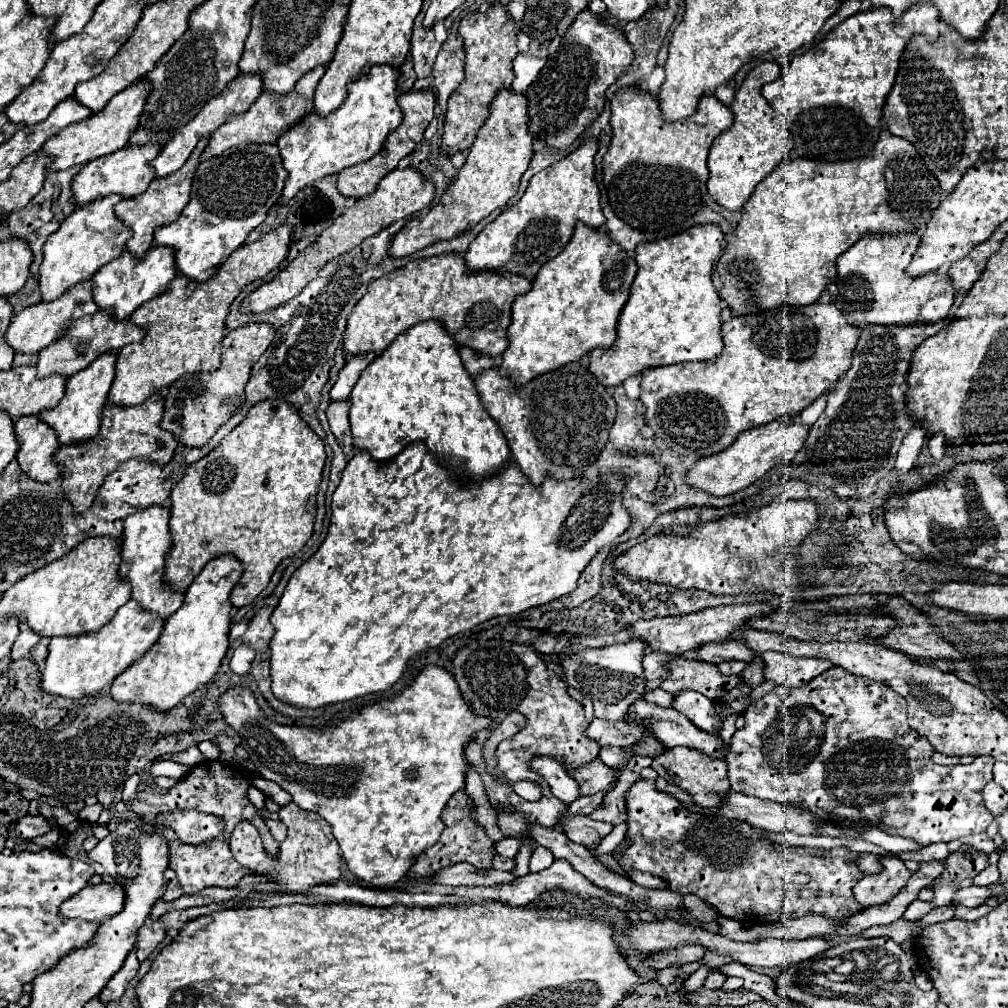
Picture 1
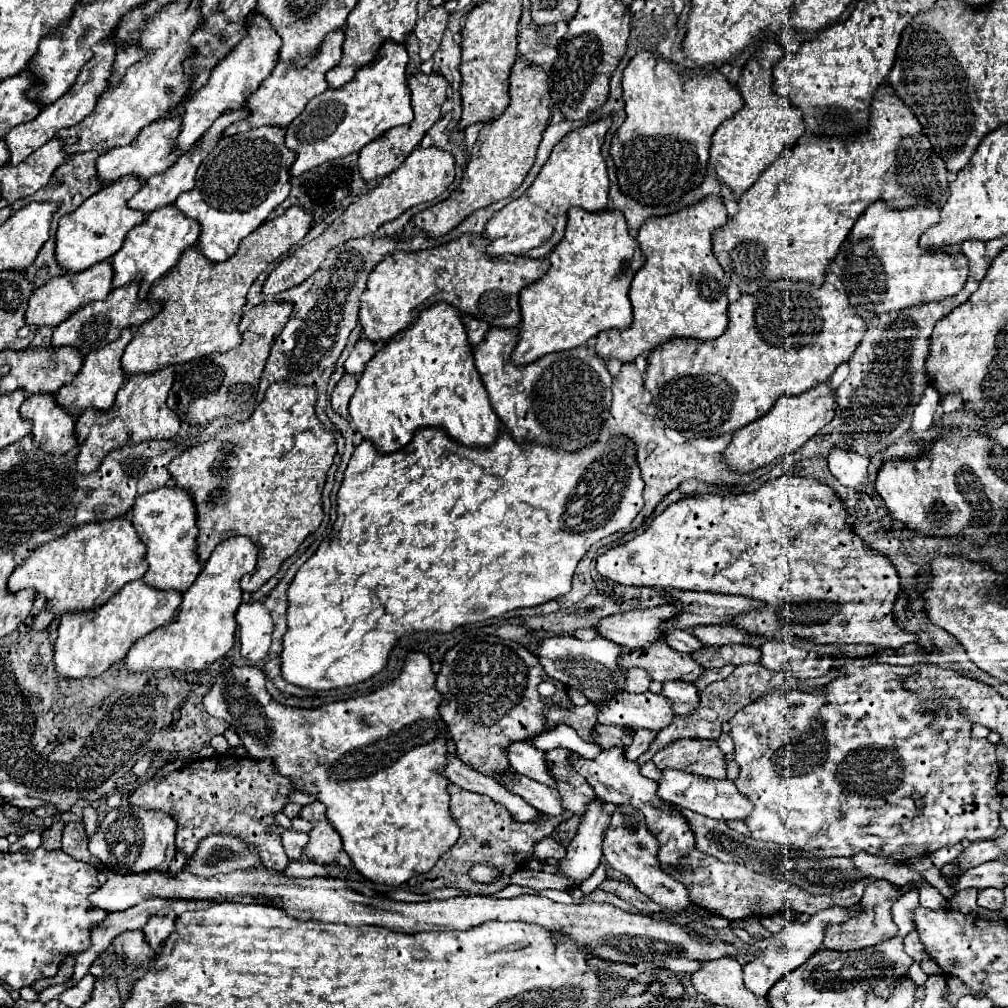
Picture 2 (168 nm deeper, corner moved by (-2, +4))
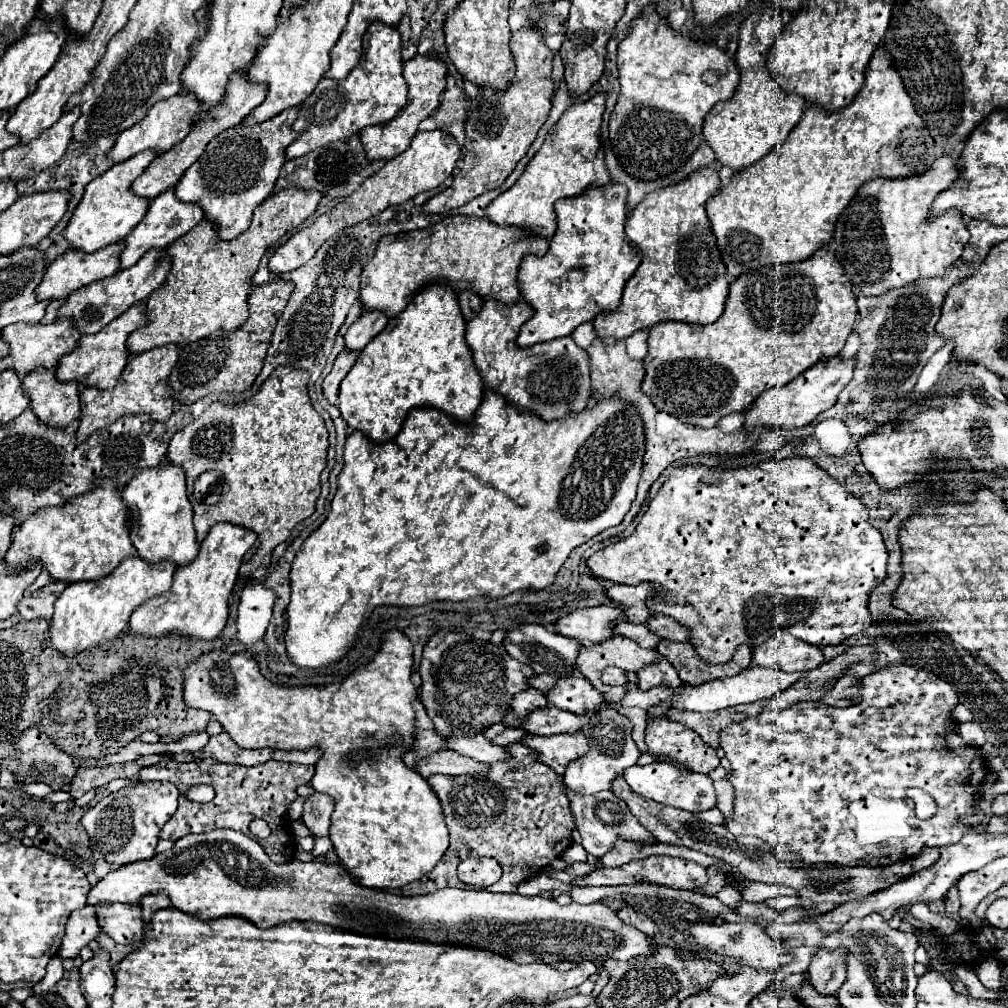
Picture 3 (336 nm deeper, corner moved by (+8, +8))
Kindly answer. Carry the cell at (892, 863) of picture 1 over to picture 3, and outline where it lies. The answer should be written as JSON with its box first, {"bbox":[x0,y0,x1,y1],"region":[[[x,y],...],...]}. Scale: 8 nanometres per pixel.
{"bbox":[808,946,848,994],"region":[[[838,946],[834,950],[822,948],[812,956],[812,962],[808,966],[810,984],[818,994],[836,994],[838,988],[846,980],[846,958],[848,958],[846,946]]]}

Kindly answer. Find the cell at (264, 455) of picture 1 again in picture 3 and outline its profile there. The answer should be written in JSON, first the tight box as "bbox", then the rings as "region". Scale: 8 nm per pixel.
{"bbox":[168,368,328,580],"region":[[[276,368],[258,394],[254,394],[250,400],[244,400],[236,406],[224,406],[220,402],[214,402],[206,408],[206,412],[190,422],[186,428],[174,434],[168,446],[168,462],[182,468],[182,450],[188,450],[194,454],[192,460],[202,462],[202,474],[208,470],[214,470],[218,474],[218,480],[214,482],[214,488],[208,490],[208,494],[220,492],[220,498],[212,504],[206,502],[202,496],[200,500],[192,496],[194,506],[194,526],[196,526],[196,542],[202,544],[206,534],[216,522],[232,522],[238,526],[244,526],[258,534],[256,544],[246,552],[244,562],[240,566],[240,576],[246,580],[258,580],[266,574],[274,548],[288,540],[292,528],[314,514],[316,498],[320,496],[320,472],[326,466],[326,450],[328,450],[328,430],[324,426],[322,416],[312,408],[306,382],[308,376],[302,370],[296,368]]]}

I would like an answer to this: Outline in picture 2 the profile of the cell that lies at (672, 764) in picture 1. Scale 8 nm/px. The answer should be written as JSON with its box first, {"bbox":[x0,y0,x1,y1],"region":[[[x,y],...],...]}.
{"bbox":[652,740,726,778],"region":[[[676,740],[660,748],[652,762],[660,768],[678,768],[704,778],[726,778],[726,760],[716,740]]]}

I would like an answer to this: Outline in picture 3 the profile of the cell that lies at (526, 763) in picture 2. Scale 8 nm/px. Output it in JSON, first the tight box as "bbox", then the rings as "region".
{"bbox":[446,734,510,764],"region":[[[484,734],[446,738],[446,746],[448,746],[448,750],[454,750],[454,752],[464,754],[464,756],[472,756],[472,758],[476,758],[480,762],[488,762],[488,764],[504,762],[510,758],[510,752],[504,746],[490,742]]]}

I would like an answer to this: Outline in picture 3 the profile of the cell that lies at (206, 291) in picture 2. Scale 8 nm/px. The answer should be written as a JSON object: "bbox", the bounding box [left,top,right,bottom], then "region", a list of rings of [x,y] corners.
{"bbox":[126,188,322,354],"region":[[[288,188],[278,194],[272,194],[270,198],[264,200],[264,204],[258,206],[258,212],[254,212],[254,224],[246,232],[242,232],[238,240],[228,240],[226,244],[222,244],[222,240],[214,240],[214,224],[202,220],[190,232],[186,232],[184,236],[174,240],[170,246],[166,246],[164,252],[170,258],[170,274],[166,282],[162,284],[162,288],[158,288],[158,292],[152,292],[150,298],[146,300],[148,324],[134,330],[128,336],[128,346],[126,346],[128,352],[140,354],[140,352],[160,348],[166,344],[182,346],[182,344],[192,344],[196,340],[202,340],[210,336],[212,332],[230,334],[238,330],[248,316],[246,300],[248,300],[248,292],[252,286],[252,274],[256,272],[264,252],[274,242],[278,242],[284,234],[292,232],[298,224],[302,224],[316,210],[320,198],[322,198],[320,192],[302,192],[300,188]]]}

